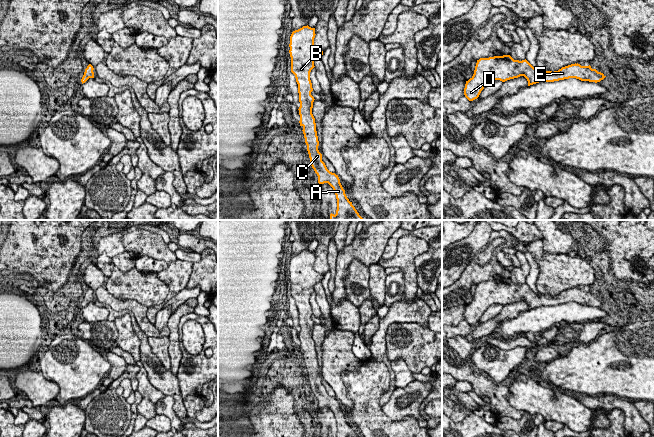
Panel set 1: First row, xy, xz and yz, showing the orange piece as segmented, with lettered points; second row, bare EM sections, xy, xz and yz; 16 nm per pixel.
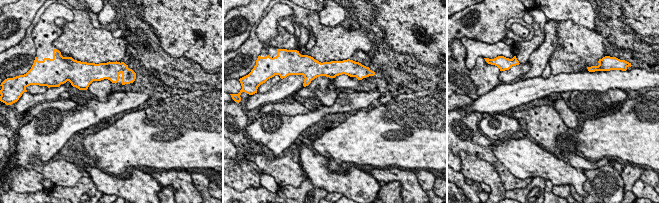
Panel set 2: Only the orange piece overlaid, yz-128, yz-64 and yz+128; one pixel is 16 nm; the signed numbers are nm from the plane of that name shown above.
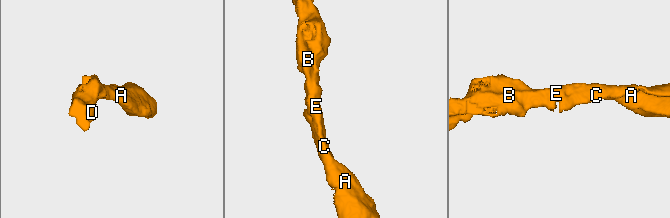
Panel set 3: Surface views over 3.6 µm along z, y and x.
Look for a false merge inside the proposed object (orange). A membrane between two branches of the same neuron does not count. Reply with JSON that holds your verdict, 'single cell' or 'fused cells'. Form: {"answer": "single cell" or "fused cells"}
{"answer": "single cell"}

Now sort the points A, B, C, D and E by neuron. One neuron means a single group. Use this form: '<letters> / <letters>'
A B C D E

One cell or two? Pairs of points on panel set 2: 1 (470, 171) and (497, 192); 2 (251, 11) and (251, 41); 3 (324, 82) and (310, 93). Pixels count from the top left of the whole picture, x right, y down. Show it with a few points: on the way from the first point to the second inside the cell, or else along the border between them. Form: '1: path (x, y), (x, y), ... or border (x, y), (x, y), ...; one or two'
1: path (478, 171), (481, 171), (494, 184); one
2: border (251, 28), (249, 36), (237, 48); two
3: path (320, 82), (317, 82), (310, 89); one

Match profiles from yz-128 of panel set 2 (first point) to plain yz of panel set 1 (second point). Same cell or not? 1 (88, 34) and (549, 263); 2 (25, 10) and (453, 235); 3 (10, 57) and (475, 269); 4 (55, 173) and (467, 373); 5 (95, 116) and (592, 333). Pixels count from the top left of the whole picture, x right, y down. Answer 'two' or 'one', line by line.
1: one
2: two
3: one
4: one
5: one

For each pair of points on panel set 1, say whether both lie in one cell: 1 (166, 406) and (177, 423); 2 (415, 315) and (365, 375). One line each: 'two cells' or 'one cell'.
1: one cell
2: two cells

